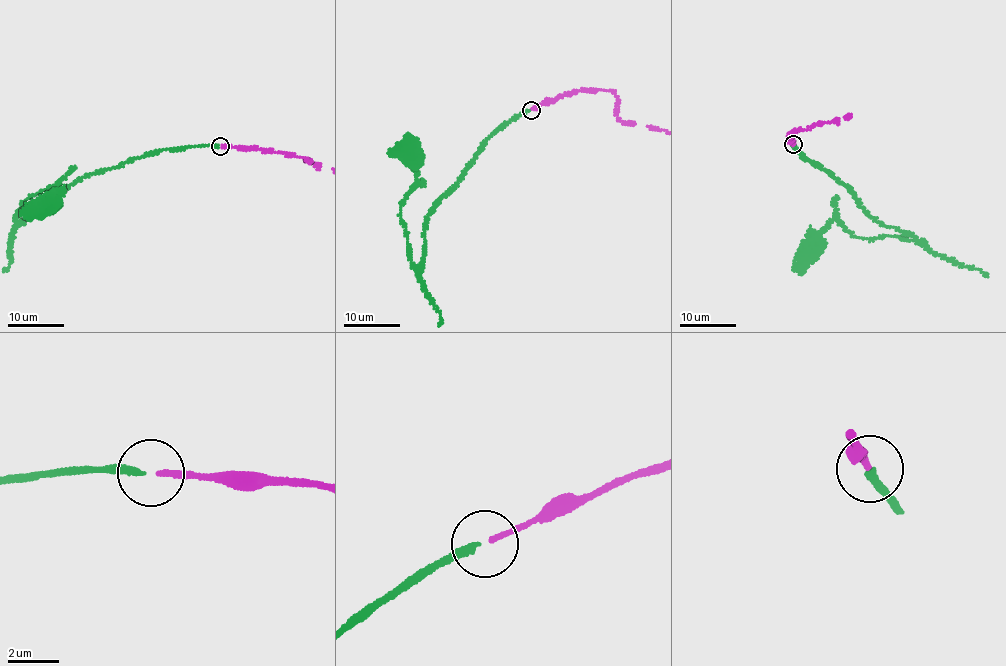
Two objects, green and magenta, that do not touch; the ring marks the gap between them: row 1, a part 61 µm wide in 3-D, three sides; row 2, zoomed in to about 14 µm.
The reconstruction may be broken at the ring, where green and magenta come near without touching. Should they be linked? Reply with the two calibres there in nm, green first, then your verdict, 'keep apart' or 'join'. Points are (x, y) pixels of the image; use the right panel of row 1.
280/240 nm | join

